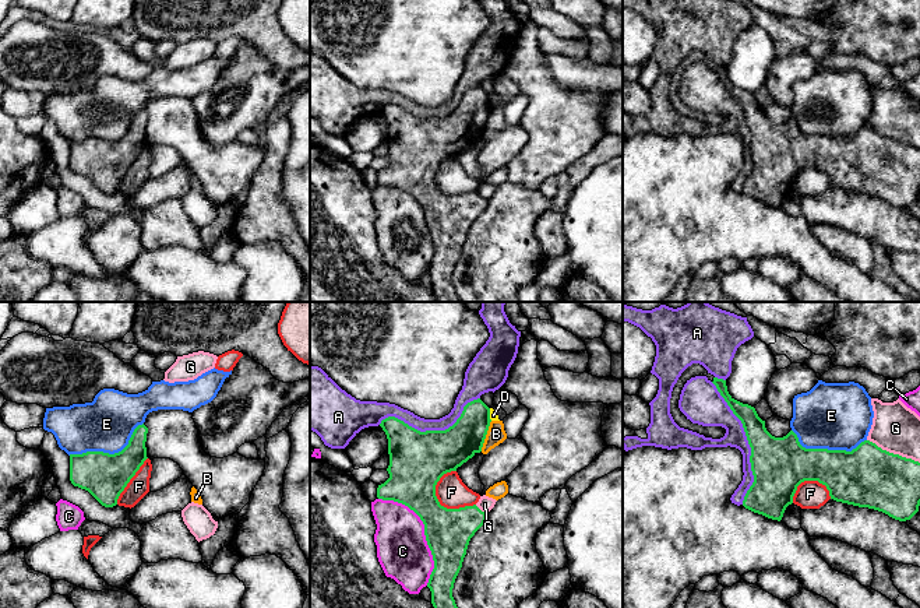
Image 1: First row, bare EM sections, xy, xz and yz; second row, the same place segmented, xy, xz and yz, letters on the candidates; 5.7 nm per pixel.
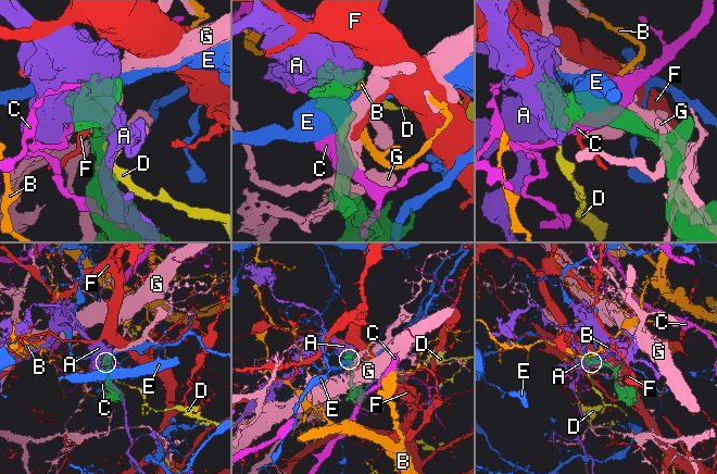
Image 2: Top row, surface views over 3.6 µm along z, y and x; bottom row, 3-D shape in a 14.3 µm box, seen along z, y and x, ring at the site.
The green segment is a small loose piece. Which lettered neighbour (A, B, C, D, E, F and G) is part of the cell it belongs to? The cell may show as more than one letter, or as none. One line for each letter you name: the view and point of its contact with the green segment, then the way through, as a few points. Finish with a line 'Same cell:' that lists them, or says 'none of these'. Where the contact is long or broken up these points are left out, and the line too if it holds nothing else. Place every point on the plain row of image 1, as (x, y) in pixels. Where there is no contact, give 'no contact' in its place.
A: meets green in yz at (748, 130)
Same cell: A

